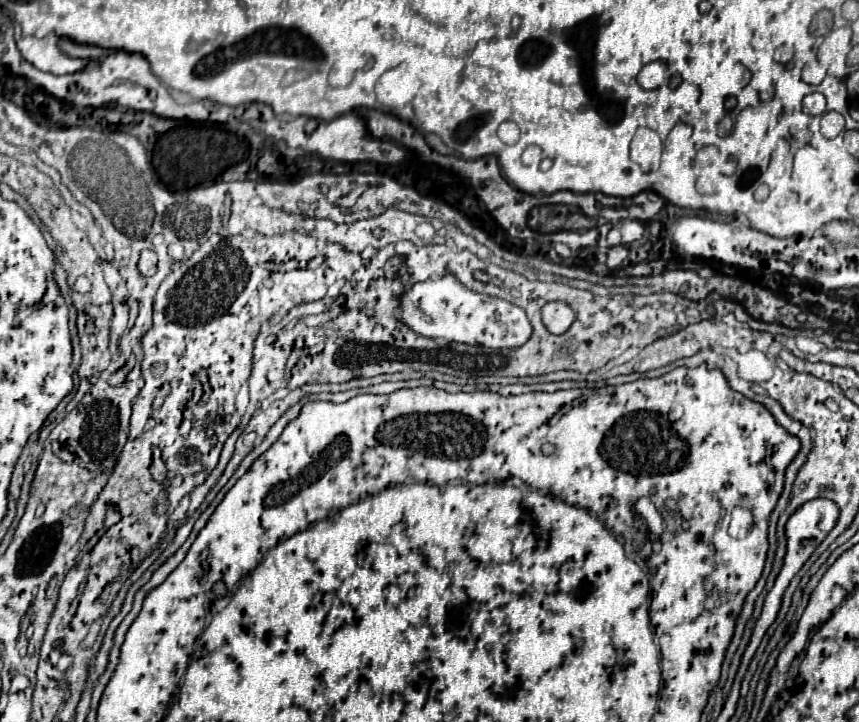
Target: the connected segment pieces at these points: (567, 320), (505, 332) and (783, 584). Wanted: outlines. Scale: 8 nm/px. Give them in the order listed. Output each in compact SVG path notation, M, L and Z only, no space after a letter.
M548 302L542 310L542 320L552 334L564 334L576 320L576 314L566 302Z
M452 274L414 284L400 296L400 304L400 320L428 338L480 344L486 348L518 348L532 336L532 324L520 306L488 294L476 294L462 286Z
M814 498L812 502L806 502L804 506L800 506L800 510L796 510L796 514L790 516L790 520L786 524L788 552L786 552L786 558L784 558L784 566L782 566L782 572L778 574L778 578L774 582L774 588L768 592L768 596L764 600L762 616L756 622L758 624L758 640L756 640L758 646L760 646L766 630L772 626L772 622L778 616L778 610L780 610L780 604L782 604L782 596L784 596L784 590L788 588L790 580L798 574L798 570L804 566L804 562L810 558L810 554L820 546L820 542L828 536L828 532L834 528L834 524L838 522L838 518L840 518L840 508L836 506L836 502L832 502L828 498Z

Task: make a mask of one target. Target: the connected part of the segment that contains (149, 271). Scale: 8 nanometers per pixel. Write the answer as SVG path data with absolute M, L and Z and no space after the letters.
M144 250L140 254L140 262L138 262L138 268L144 276L154 276L156 274L156 264L158 264L158 258L152 250Z

